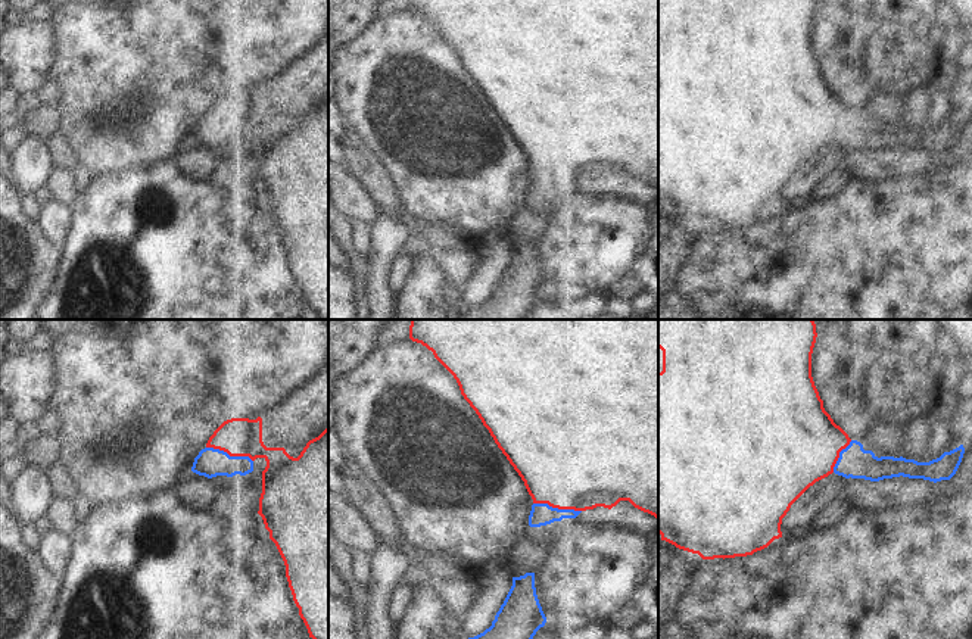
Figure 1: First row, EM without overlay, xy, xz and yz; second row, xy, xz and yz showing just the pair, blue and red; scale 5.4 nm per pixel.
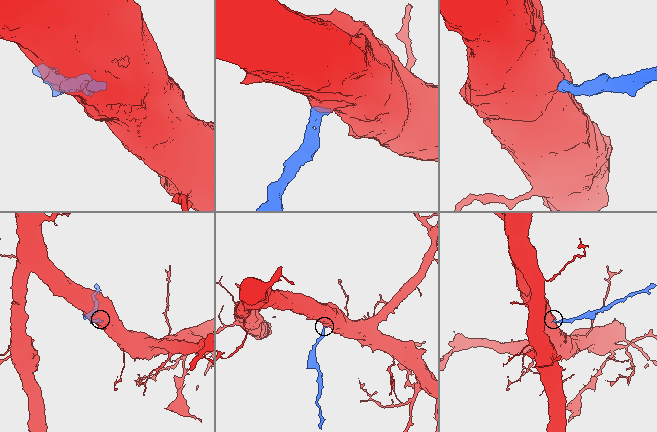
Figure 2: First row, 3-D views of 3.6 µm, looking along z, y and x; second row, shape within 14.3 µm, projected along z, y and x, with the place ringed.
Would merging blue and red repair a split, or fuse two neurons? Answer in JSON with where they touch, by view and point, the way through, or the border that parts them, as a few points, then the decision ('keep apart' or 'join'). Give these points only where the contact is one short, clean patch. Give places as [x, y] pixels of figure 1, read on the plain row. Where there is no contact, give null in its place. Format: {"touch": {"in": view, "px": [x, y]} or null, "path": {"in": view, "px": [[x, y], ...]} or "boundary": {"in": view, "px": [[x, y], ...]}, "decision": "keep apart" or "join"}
{"touch": {"in": "xz", "px": [557, 178]}, "path": {"in": "xz", "px": [[541, 184], [547, 178], [557, 178], [569, 134]]}, "decision": "join"}

